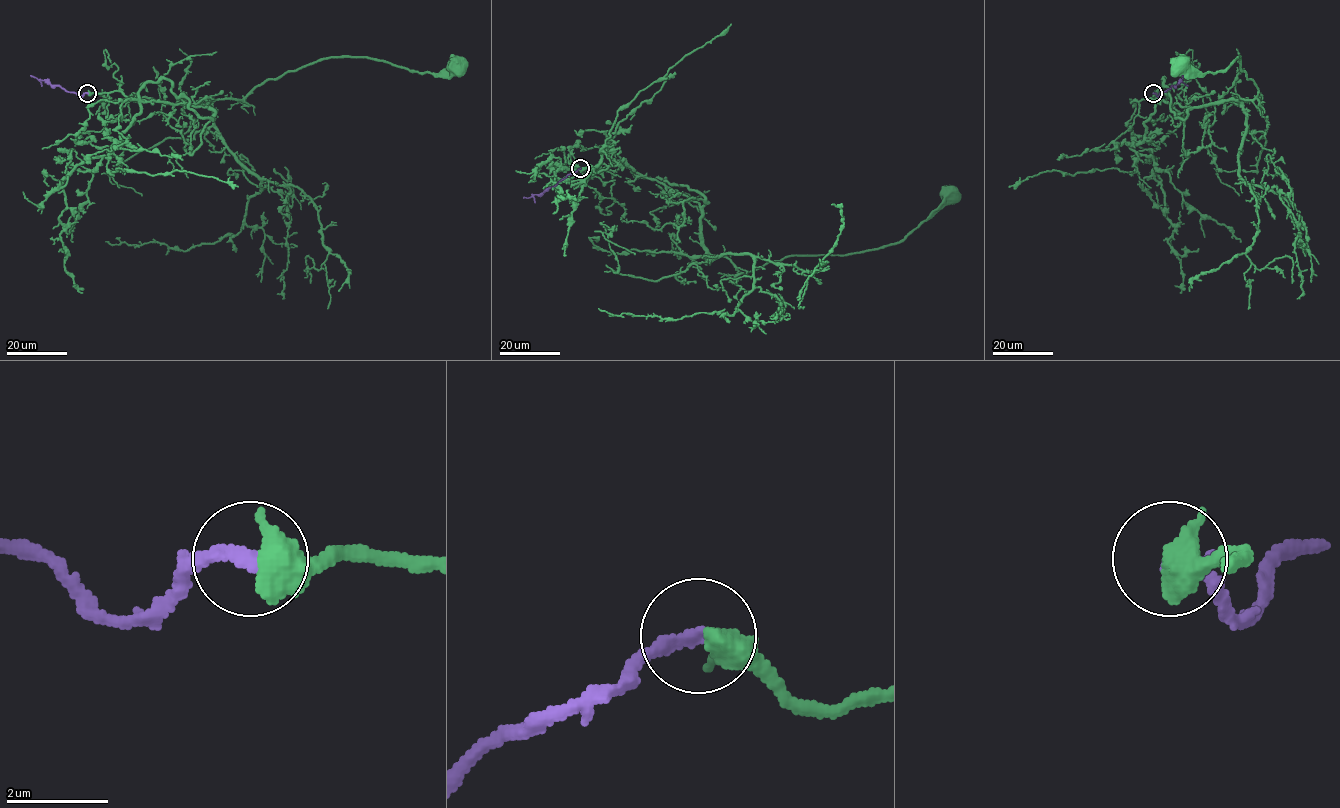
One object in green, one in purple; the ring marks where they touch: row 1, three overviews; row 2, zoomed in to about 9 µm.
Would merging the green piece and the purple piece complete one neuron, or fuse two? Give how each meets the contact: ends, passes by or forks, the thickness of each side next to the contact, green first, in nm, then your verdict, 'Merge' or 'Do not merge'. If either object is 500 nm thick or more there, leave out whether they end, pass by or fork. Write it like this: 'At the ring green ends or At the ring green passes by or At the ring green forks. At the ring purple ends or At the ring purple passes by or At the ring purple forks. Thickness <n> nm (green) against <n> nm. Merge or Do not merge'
Thickness 700 nm (green) against 240 nm. Merge

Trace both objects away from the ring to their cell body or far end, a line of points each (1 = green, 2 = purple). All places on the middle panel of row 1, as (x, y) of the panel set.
1: (581, 168), (629, 167), (695, 200), (704, 247), (745, 273), (789, 257), (848, 255), (900, 242), (950, 195)
2: (581, 168), (542, 193), (523, 198)

